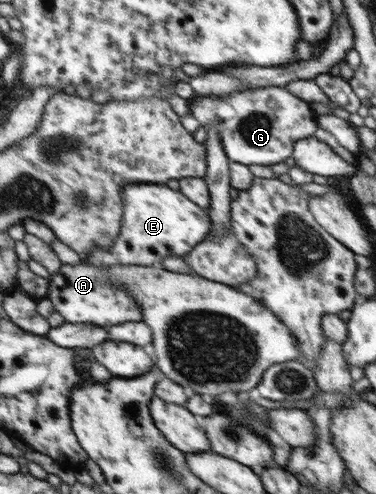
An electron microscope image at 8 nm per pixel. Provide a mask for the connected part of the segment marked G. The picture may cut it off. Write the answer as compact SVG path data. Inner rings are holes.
M276 86L230 92L223 96L198 95L188 101L192 114L204 125L216 127L225 155L244 165L274 165L294 156L295 143L314 136L314 111L306 101Z

